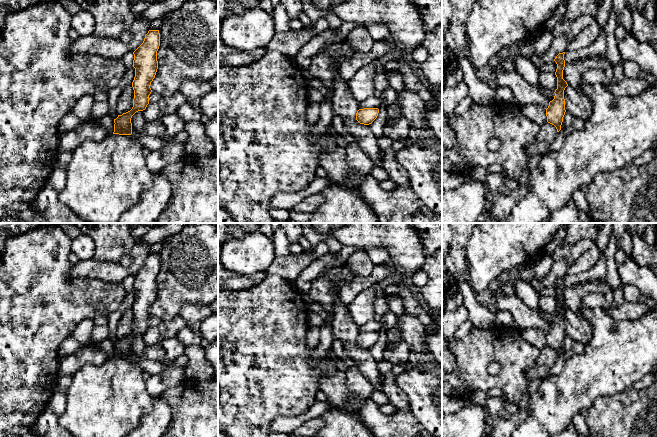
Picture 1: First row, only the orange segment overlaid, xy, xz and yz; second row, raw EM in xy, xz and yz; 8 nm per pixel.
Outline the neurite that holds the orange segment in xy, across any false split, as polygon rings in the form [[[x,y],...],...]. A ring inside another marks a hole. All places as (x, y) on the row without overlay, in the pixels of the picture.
[[[149,254],[143,267],[133,276],[133,291],[135,292],[135,301],[132,306],[134,314],[133,331],[130,335],[118,339],[114,343],[113,358],[131,359],[132,340],[138,335],[145,334],[149,328],[149,319],[152,316],[150,309],[158,293],[157,275],[159,270],[159,254]]]

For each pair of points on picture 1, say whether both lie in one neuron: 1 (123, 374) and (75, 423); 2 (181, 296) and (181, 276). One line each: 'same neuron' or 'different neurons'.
1: same neuron
2: same neuron

